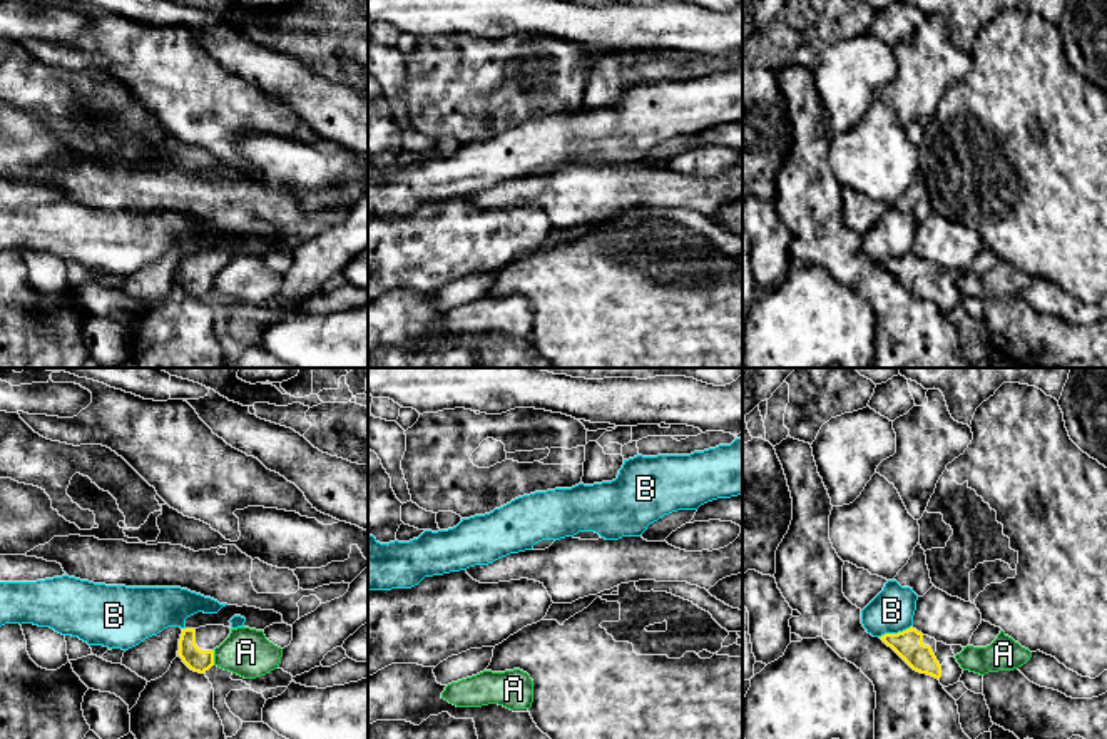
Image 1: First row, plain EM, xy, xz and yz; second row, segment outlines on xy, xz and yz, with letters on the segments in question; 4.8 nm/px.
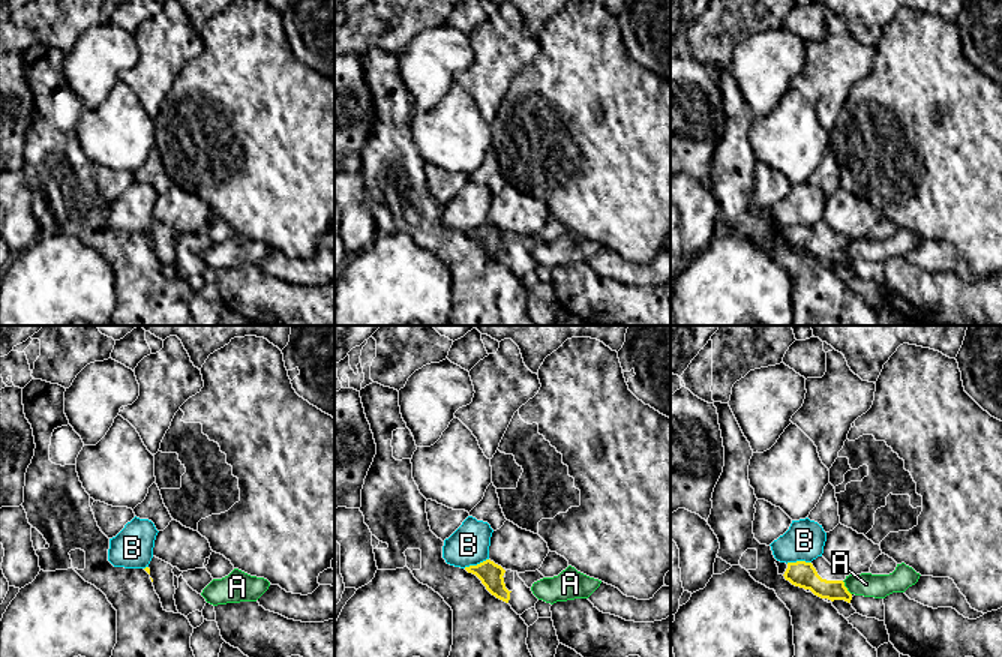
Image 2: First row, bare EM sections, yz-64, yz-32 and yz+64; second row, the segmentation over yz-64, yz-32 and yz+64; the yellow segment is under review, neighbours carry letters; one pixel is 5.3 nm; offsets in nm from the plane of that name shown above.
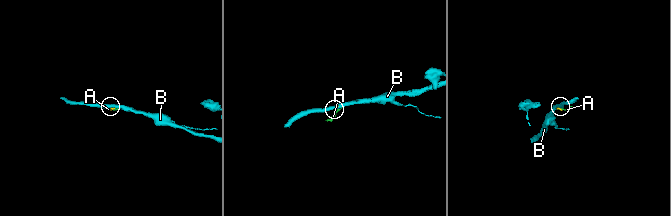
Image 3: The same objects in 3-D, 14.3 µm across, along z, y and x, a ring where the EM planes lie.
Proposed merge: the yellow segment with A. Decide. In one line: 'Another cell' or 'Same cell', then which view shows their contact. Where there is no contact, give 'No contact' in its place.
Another cell. Touches yellow in xy

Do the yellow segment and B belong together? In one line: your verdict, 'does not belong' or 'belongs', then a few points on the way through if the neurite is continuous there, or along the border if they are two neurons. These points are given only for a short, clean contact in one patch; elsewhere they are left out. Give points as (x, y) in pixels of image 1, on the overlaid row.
does not belong | along yz (910, 626), (897, 632), (885, 632), (880, 637)

